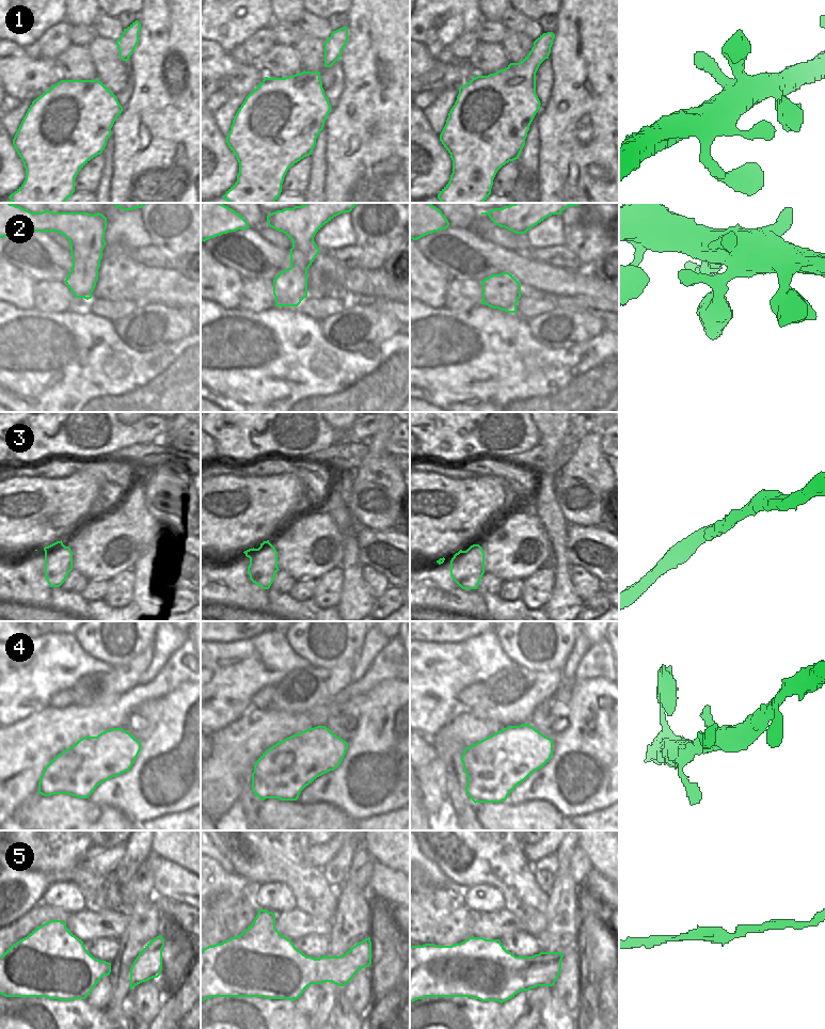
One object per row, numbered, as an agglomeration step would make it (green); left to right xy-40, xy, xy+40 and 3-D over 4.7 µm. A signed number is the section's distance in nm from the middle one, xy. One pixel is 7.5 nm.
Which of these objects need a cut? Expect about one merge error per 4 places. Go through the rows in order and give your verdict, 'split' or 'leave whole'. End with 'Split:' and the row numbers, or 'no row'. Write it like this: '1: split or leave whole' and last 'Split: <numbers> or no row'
1: leave whole
2: leave whole
3: leave whole
4: leave whole
5: leave whole
Split: no row

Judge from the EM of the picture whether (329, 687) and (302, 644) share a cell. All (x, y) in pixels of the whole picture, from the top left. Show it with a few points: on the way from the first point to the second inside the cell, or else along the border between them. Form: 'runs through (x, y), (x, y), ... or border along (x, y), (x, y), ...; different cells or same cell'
border along (312, 665), (315, 667), (342, 666); different cells

